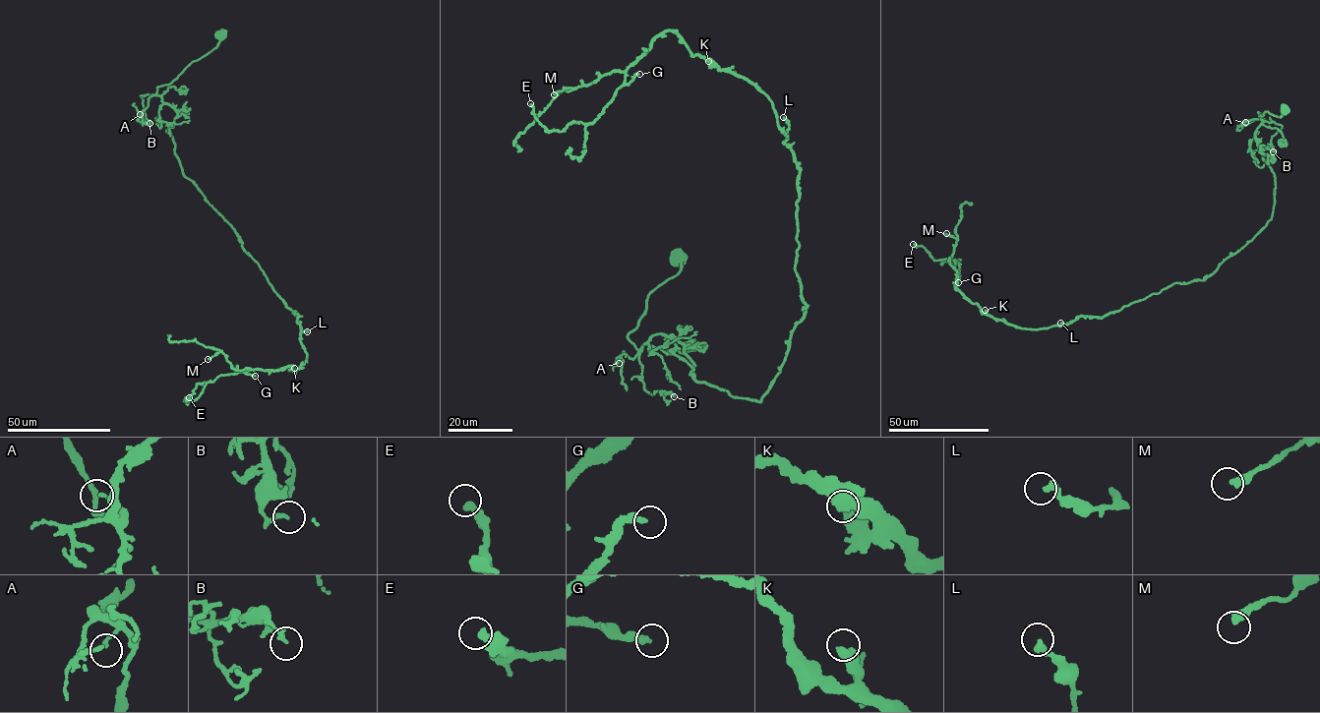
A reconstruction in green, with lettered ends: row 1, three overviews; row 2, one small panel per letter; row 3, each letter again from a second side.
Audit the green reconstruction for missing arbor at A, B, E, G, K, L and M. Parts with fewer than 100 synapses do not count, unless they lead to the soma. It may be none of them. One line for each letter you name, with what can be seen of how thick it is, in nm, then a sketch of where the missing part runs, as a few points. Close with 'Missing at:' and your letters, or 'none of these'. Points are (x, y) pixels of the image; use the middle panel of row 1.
Missing at: none of these

